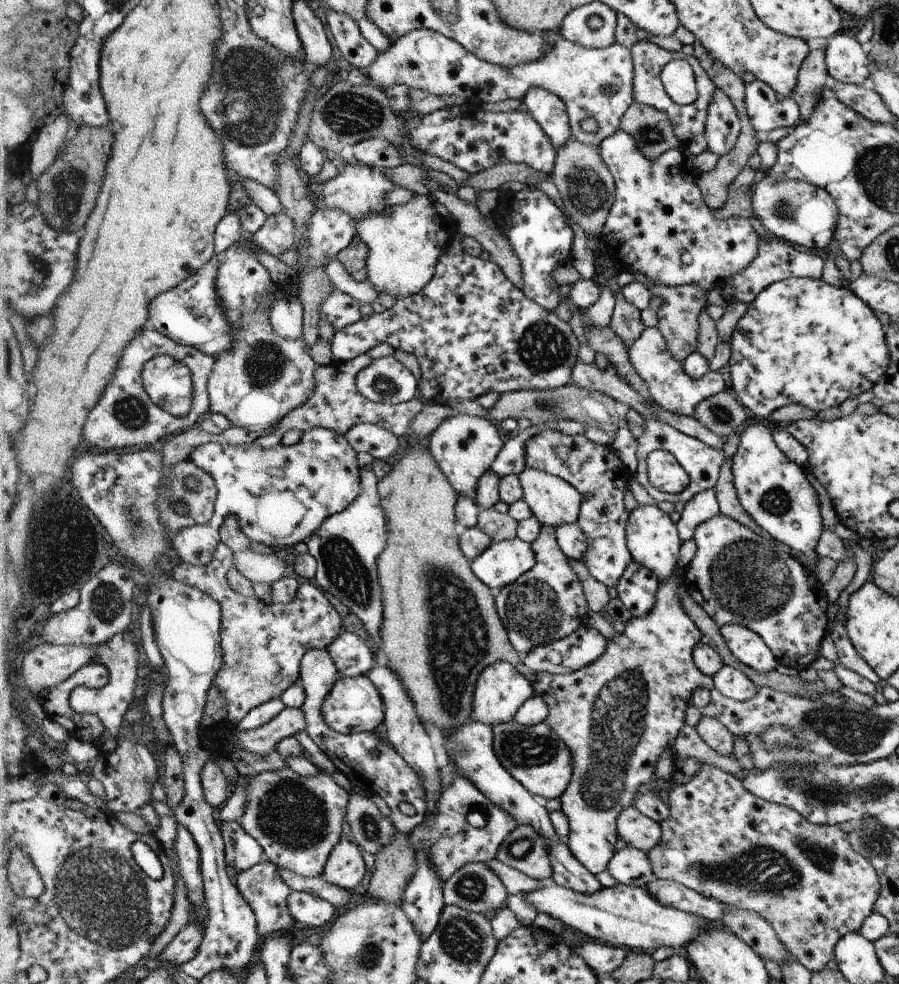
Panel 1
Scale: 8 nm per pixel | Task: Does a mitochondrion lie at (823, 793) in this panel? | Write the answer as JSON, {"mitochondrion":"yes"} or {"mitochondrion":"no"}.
{"mitochondrion":"yes"}

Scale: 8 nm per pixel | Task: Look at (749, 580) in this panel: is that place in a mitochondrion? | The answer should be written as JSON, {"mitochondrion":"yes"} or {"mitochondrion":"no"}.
{"mitochondrion":"yes"}

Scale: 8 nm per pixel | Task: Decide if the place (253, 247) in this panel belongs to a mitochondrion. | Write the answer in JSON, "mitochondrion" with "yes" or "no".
{"mitochondrion":"no"}

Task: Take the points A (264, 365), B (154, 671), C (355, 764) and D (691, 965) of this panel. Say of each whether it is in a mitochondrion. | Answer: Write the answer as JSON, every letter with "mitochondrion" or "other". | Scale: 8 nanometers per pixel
{"A":"mitochondrion","B":"other","C":"other","D":"other"}

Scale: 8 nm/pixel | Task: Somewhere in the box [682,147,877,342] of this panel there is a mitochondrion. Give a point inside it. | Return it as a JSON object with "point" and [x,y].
{"point":[784,209]}

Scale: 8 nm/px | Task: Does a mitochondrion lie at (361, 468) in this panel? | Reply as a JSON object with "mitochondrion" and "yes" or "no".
{"mitochondrion":"no"}

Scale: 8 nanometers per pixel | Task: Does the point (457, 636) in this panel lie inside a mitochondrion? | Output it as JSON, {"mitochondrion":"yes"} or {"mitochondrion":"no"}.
{"mitochondrion":"yes"}

